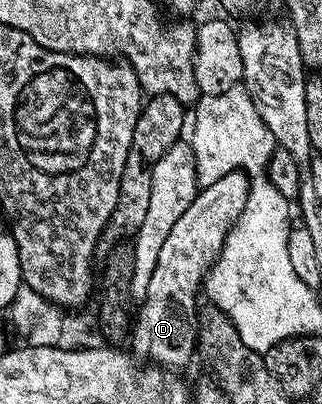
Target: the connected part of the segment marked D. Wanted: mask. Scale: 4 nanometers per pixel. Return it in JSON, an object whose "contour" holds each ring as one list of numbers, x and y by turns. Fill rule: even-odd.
{"contour":[[236,171,225,175,212,185,205,185,195,194,193,203,185,207,185,212,181,214,181,219,173,223,173,228,169,230,169,236,165,238,165,243,161,243,161,251,157,255,157,267,149,275,149,291,141,299,140,307,137,309,137,316,129,329,129,349,136,358,150,363,155,367,162,367,164,370,179,369,182,365,187,365,197,353,197,304,195,296,200,296,201,286,204,284,207,272,211,270,211,265,219,257,219,252,223,249,223,244,227,238,227,233,238,223,245,211,247,202,248,177,243,171]]}

